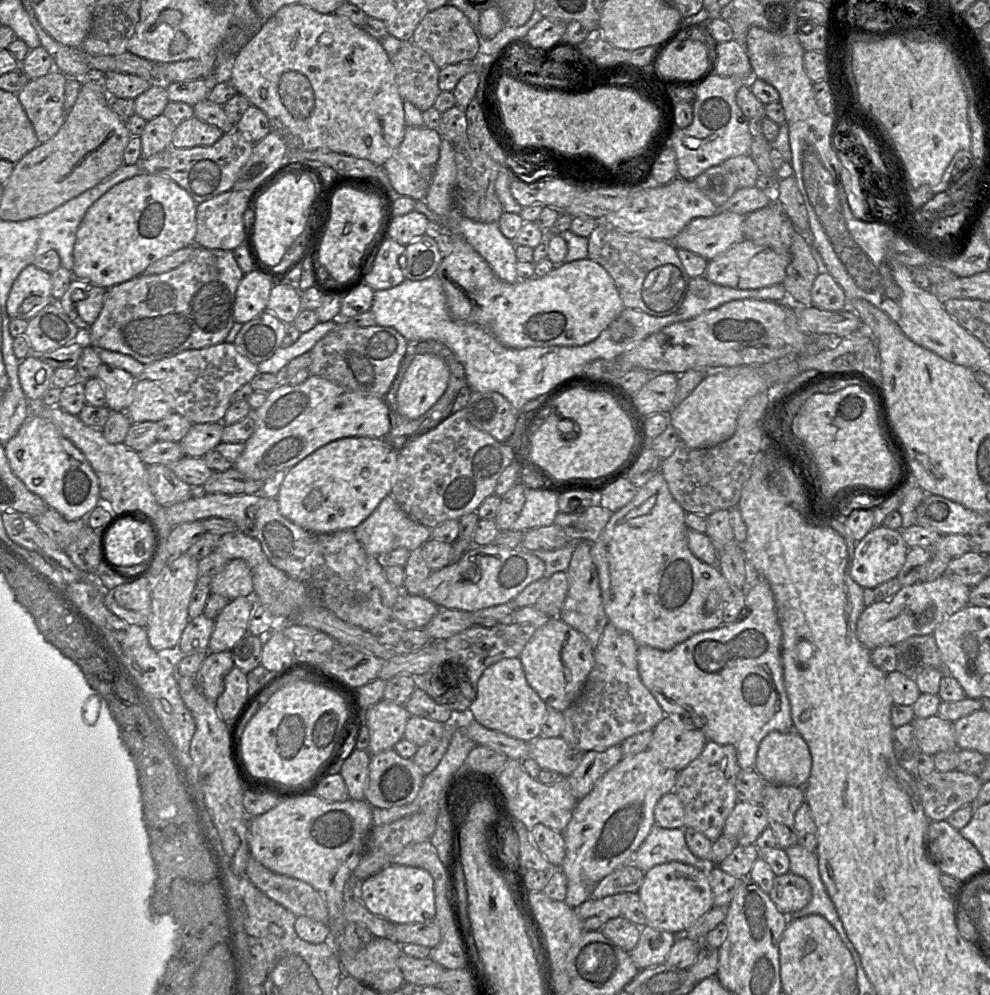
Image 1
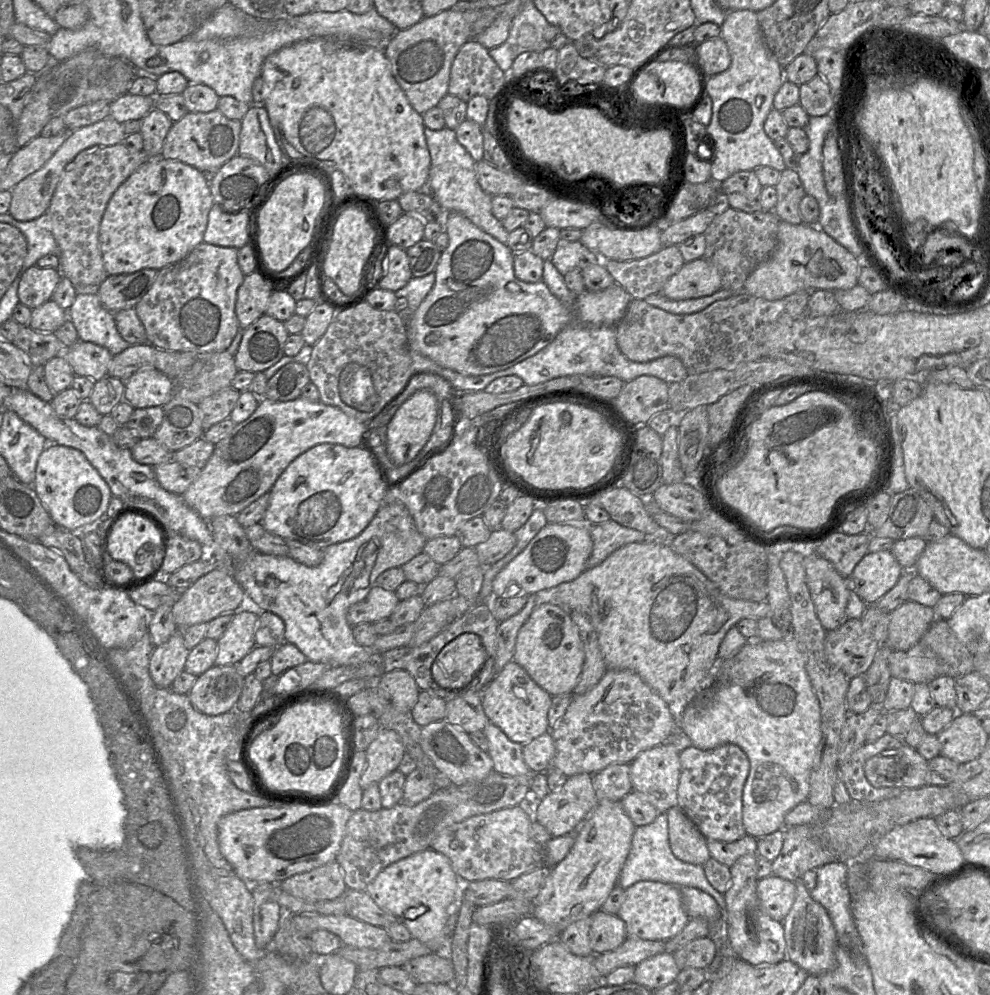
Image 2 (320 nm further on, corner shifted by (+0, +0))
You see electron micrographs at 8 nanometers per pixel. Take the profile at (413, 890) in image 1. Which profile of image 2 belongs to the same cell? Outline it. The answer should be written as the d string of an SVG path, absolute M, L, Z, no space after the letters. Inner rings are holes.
M429 848L386 867L365 891L378 907L394 915L408 929L412 938L430 947L435 954L451 959L444 926L449 907L461 887L462 881L453 870L450 860Z

